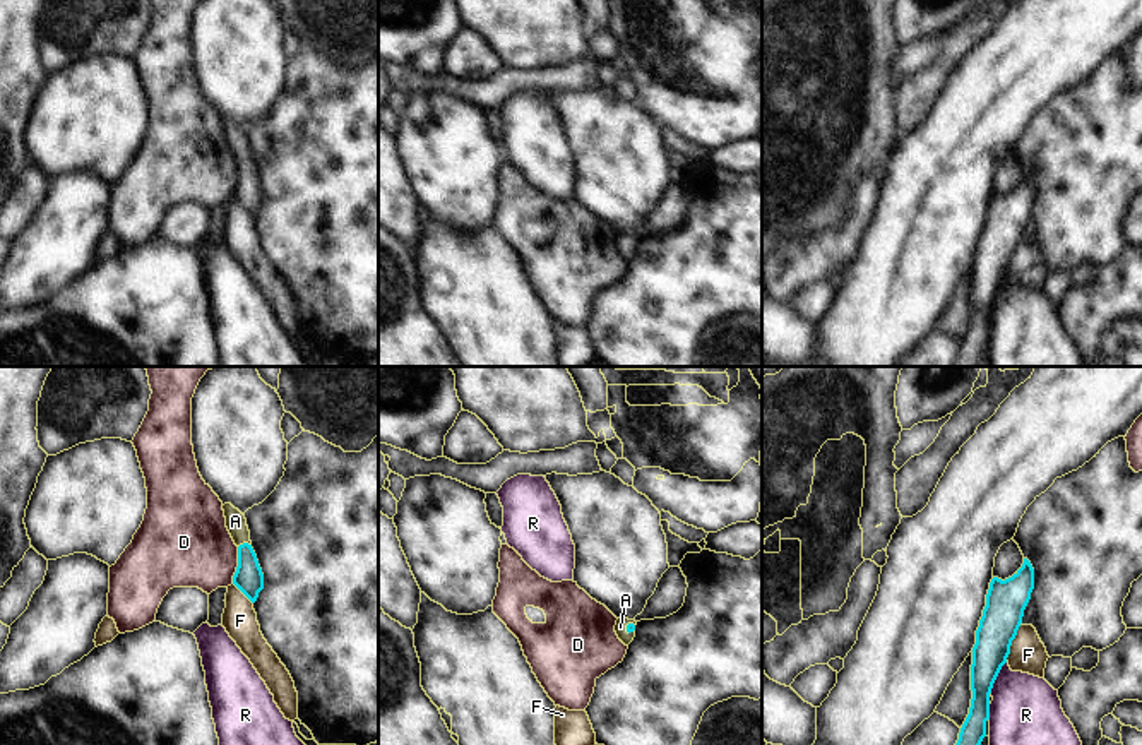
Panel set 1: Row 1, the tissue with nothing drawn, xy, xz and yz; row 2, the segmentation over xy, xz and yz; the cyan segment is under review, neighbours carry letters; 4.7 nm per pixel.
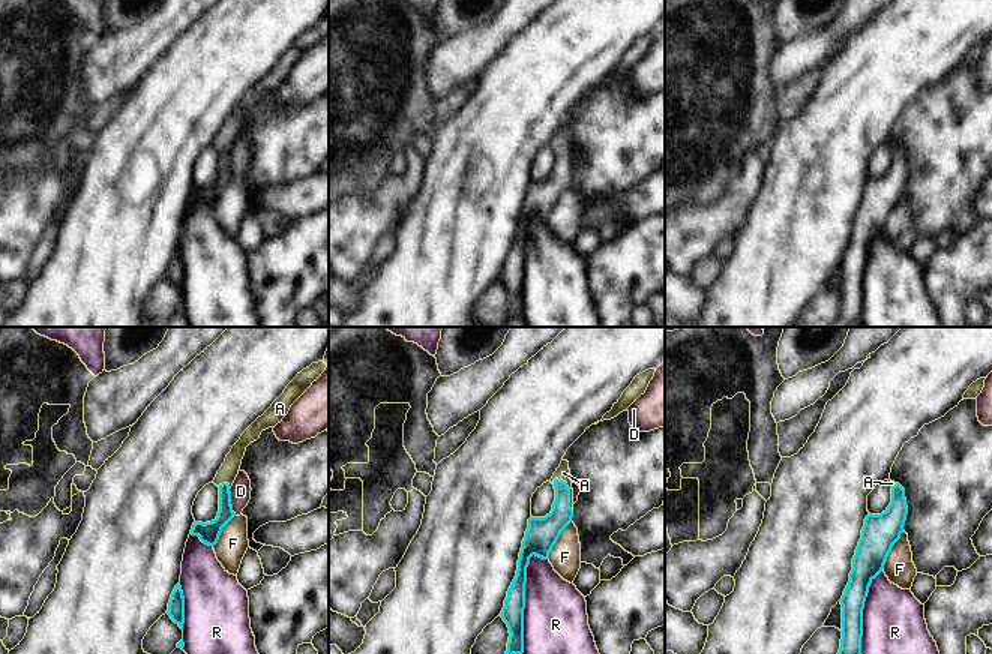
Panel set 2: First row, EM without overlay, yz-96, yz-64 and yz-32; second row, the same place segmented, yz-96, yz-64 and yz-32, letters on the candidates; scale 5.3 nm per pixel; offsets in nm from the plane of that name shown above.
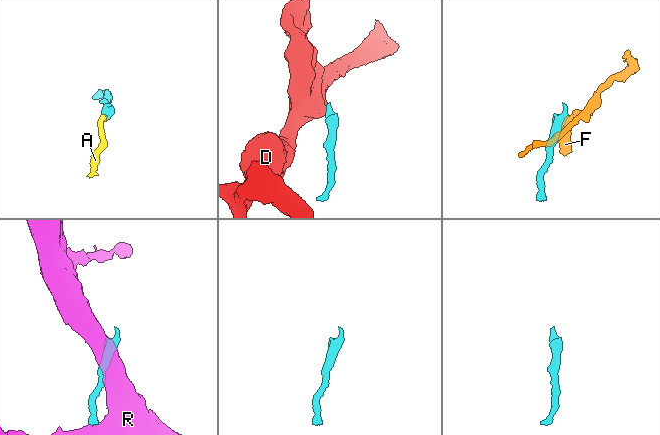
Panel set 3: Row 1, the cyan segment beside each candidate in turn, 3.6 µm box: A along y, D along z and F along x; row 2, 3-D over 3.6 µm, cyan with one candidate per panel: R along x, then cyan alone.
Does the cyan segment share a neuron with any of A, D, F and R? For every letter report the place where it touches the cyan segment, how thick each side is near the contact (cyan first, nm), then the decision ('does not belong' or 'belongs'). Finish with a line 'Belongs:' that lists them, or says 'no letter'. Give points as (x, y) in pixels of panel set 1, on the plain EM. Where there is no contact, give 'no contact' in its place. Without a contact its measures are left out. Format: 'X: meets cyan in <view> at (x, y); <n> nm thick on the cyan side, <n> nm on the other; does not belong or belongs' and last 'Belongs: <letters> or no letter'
A: meets cyan in xy at (243, 160); 140 nm thick on the cyan side, 100 nm on the other; belongs
D: meets cyan in xy at (238, 182); 140 nm thick on the cyan side, 380 nm on the other; does not belong
F: meets cyan in yz at (1011, 259); 190 nm thick on the cyan side, 170 nm on the other; does not belong
R: meets cyan in yz at (995, 295); 180 nm thick on the cyan side, 360 nm on the other; does not belong
Belongs: A

